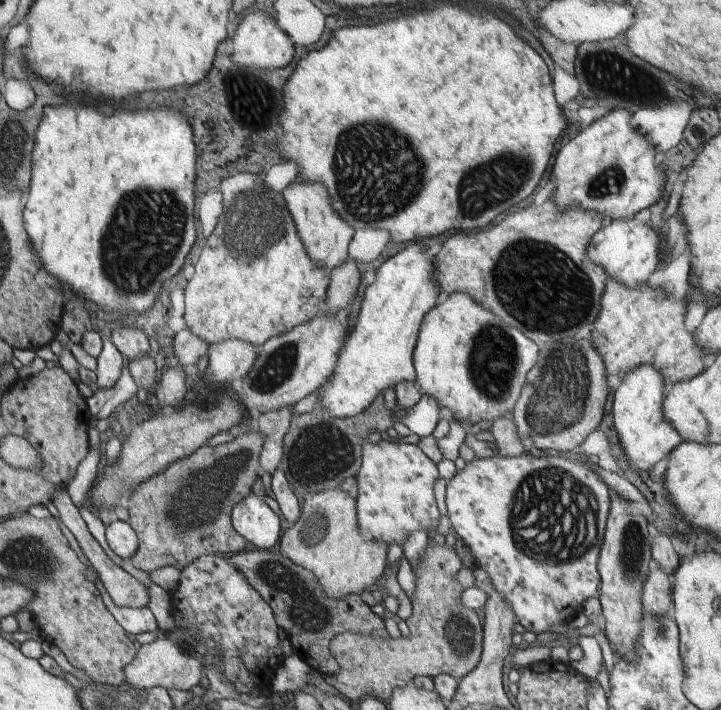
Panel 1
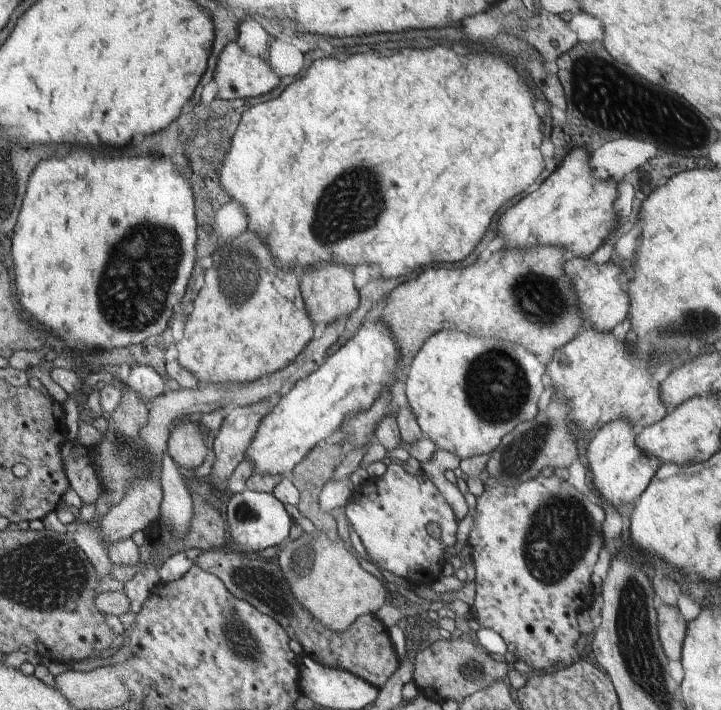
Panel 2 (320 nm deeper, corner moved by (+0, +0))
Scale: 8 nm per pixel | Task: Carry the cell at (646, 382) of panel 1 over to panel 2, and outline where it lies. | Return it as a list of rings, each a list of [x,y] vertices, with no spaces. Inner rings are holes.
[[[620,419],[600,427],[587,445],[588,473],[592,473],[597,494],[615,507],[638,500],[660,467],[659,461],[638,448],[635,436],[632,425]]]

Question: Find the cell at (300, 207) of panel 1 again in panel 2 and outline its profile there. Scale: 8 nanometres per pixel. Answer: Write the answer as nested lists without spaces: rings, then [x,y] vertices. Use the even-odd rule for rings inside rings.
[[[319,263],[316,267],[304,273],[300,288],[306,312],[315,328],[318,328],[318,325],[329,325],[348,318],[360,304],[359,292],[355,287],[353,268],[349,265]]]

